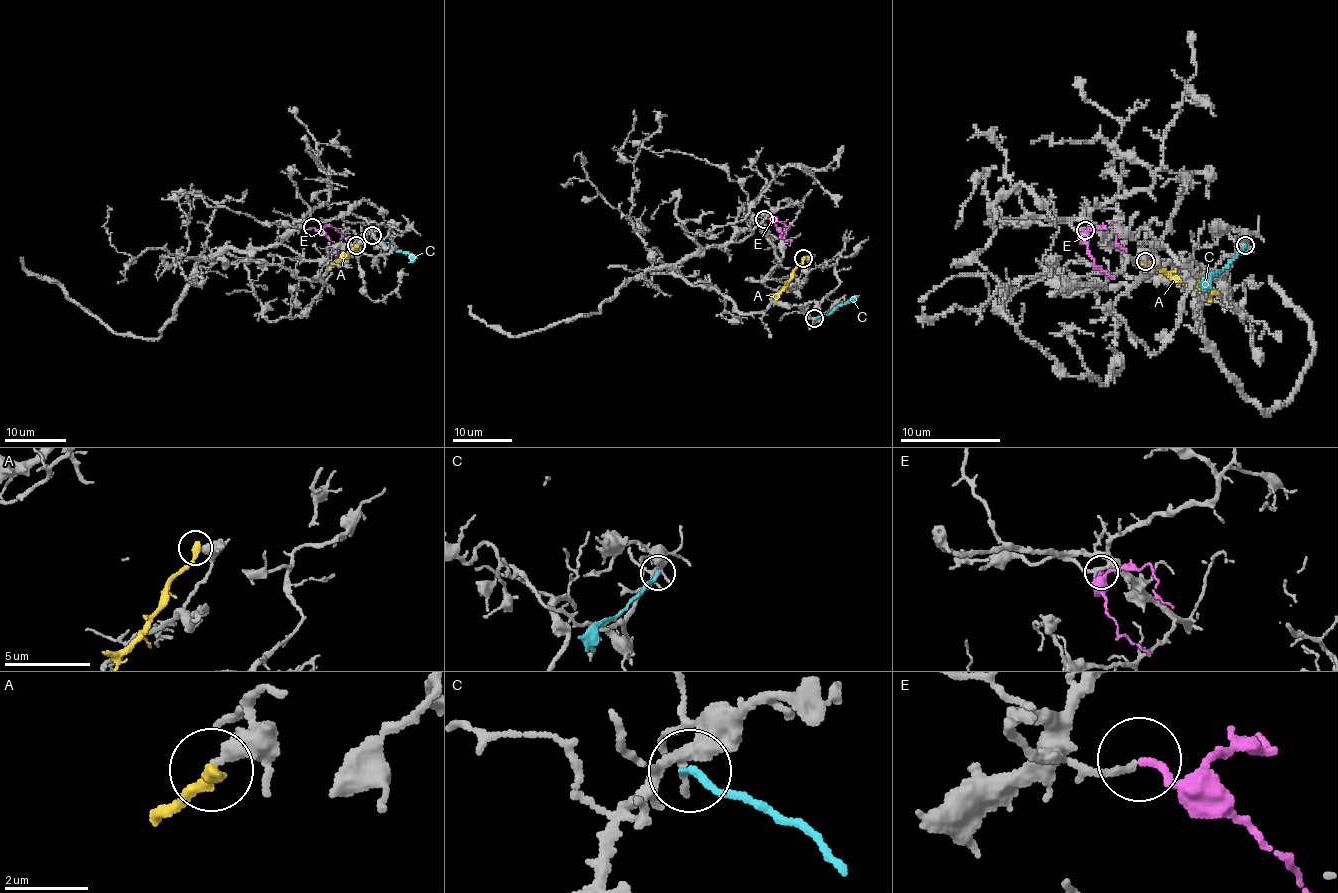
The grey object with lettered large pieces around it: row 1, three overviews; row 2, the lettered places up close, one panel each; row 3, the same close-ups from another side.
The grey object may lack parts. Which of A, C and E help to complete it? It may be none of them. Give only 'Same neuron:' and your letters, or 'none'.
Same neuron: E

